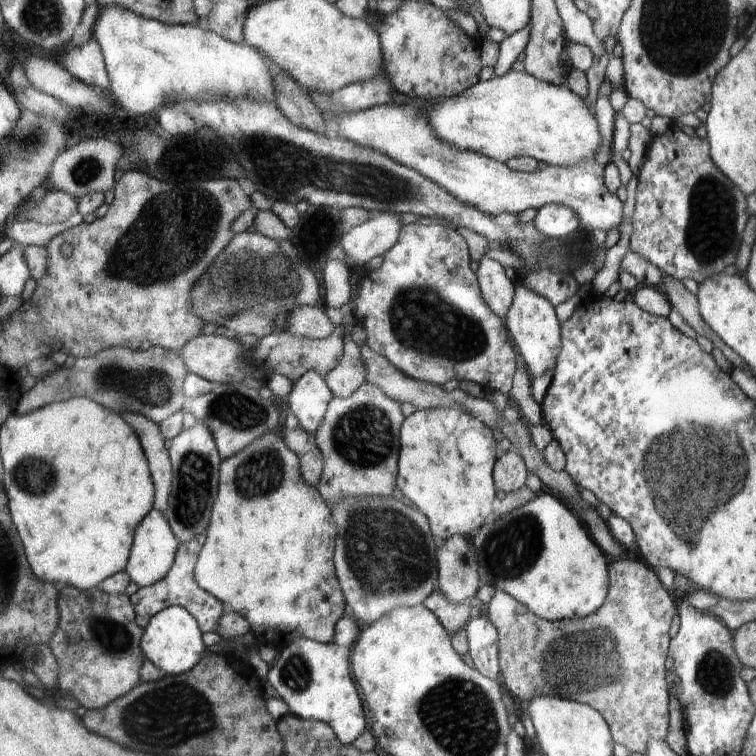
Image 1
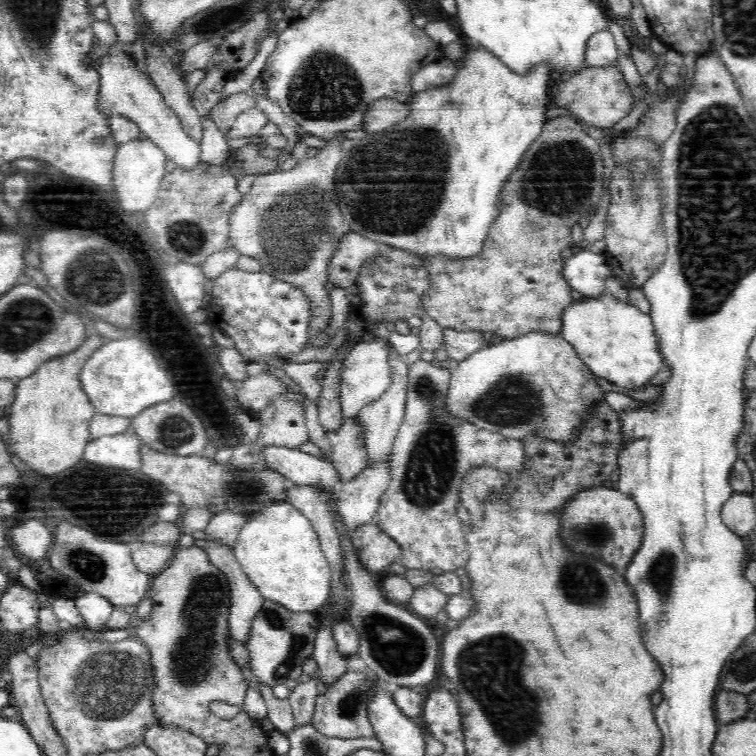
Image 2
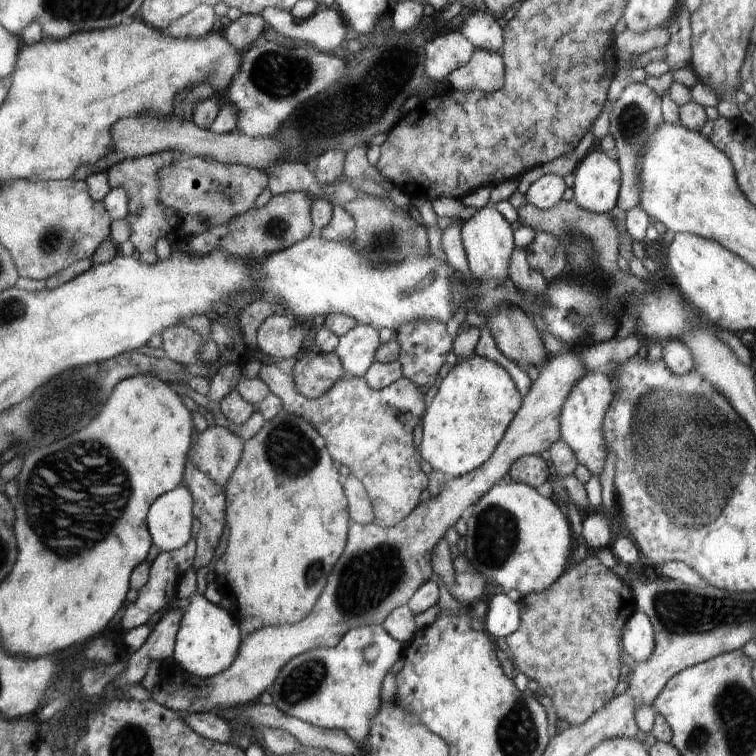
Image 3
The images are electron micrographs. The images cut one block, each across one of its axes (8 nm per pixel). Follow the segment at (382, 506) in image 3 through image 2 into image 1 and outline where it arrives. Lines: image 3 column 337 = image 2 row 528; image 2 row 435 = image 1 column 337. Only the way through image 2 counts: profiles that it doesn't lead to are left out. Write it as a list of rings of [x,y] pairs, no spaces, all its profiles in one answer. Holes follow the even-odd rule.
[[[368,381],[351,397],[332,397],[319,430],[312,436],[323,458],[322,476],[316,487],[331,510],[340,498],[348,496],[392,496],[396,488],[398,444],[402,444],[398,442],[398,430],[404,421],[398,401]]]

